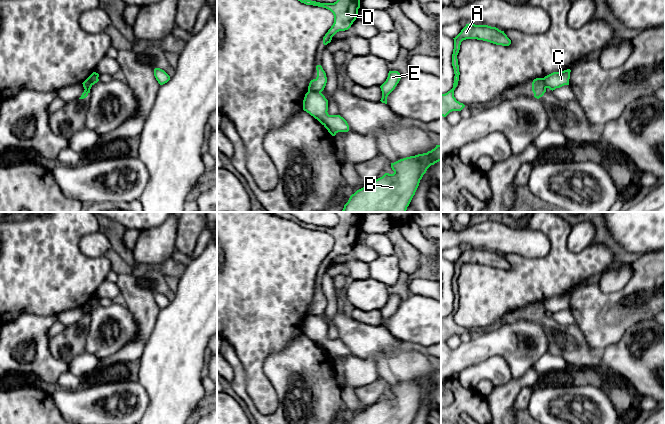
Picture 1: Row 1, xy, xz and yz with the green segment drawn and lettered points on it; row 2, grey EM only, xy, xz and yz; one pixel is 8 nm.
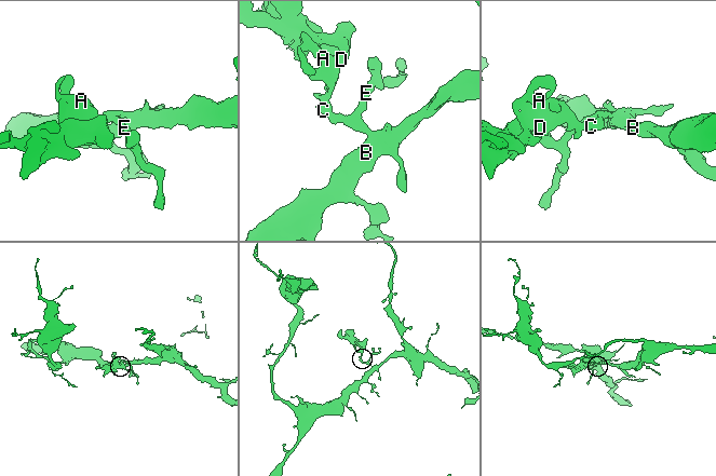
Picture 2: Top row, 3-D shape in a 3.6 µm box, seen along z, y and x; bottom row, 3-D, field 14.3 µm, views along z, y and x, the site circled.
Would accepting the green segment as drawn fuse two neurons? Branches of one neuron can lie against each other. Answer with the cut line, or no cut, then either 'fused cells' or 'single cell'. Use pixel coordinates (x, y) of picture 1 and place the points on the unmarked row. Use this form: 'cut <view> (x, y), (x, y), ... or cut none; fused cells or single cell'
cut xy (97, 297), (97, 301), (93, 305), (82, 307); fused cells

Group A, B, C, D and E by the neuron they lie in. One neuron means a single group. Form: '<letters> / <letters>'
A D / B C E

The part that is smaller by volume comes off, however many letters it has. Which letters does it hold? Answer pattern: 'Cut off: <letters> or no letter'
Cut off: A, D

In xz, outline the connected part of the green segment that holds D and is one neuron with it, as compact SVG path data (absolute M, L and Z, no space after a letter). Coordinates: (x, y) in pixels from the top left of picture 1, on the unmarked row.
M269 212L279 217L291 220L301 227L323 231L330 234L334 239L334 247L323 261L323 268L327 269L331 266L332 261L339 255L348 254L358 241L358 233L360 232L360 222L362 212L334 212L339 222L334 227L320 227L300 221L290 212Z

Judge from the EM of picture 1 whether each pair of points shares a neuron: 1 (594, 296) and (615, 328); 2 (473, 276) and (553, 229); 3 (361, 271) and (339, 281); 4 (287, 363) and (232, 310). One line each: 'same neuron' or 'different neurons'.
1: same neuron
2: same neuron
3: same neuron
4: different neurons

